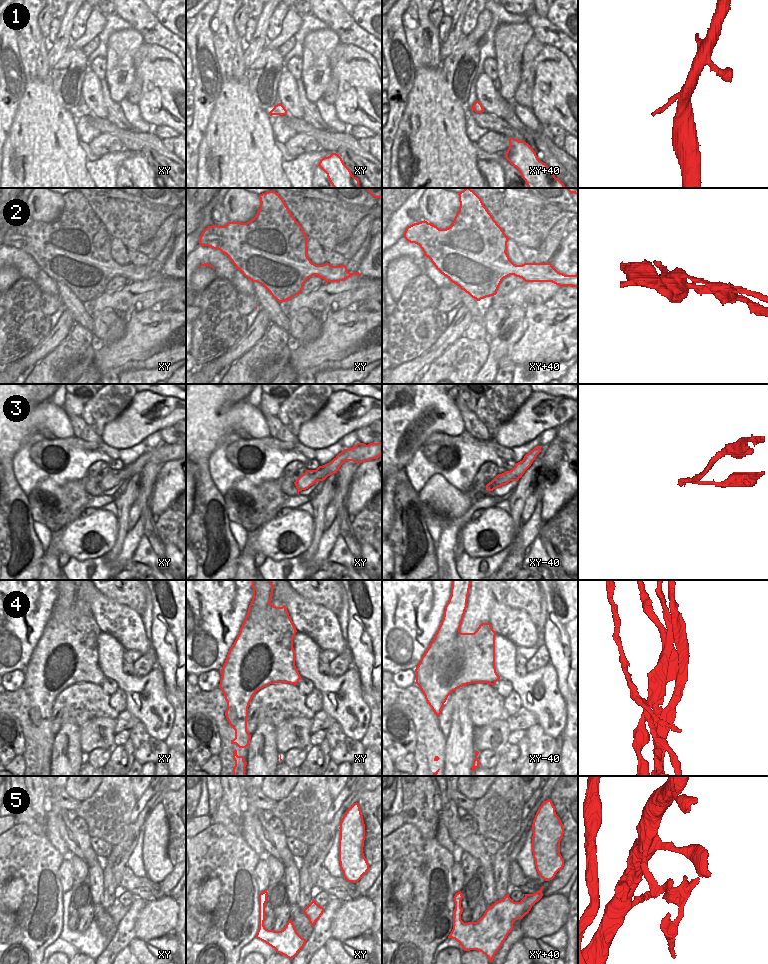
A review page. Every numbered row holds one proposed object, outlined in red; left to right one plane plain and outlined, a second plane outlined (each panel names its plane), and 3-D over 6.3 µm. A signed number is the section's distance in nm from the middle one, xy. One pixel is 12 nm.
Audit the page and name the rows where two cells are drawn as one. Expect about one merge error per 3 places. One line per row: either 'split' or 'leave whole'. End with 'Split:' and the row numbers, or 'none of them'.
1: leave whole
2: split
3: split
4: split
5: leave whole
Split: 2, 3, 4

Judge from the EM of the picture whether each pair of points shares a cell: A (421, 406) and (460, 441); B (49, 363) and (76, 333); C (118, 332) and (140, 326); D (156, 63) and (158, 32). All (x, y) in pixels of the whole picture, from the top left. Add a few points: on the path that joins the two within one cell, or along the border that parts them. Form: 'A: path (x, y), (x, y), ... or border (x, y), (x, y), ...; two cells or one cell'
A: border (465, 430), (456, 436), (443, 433), (432, 434); two cells
B: border (69, 337), (90, 346); two cells
C: border (122, 313), (125, 332), (105, 344); two cells
D: border (149, 44), (157, 44), (175, 55); two cells

